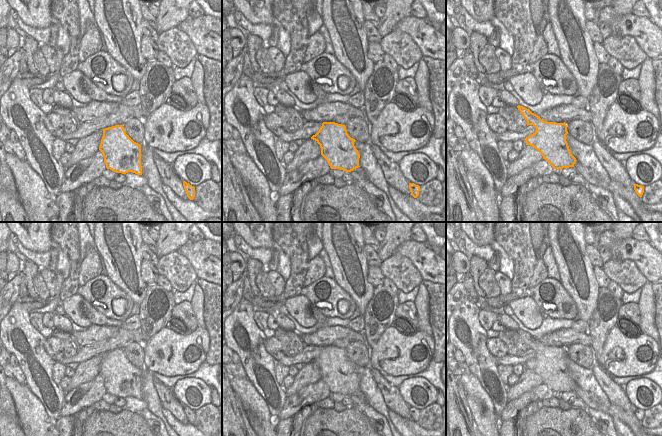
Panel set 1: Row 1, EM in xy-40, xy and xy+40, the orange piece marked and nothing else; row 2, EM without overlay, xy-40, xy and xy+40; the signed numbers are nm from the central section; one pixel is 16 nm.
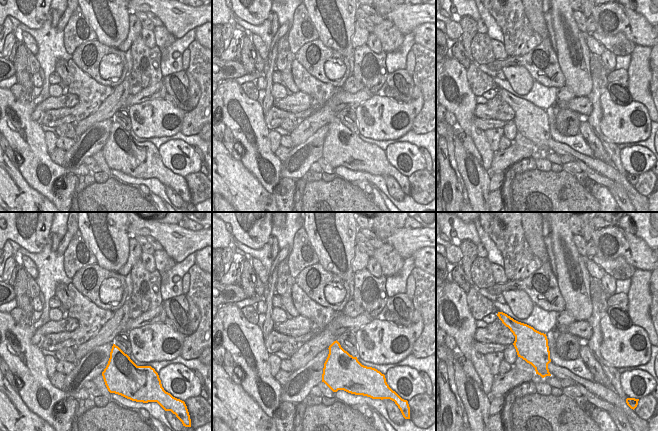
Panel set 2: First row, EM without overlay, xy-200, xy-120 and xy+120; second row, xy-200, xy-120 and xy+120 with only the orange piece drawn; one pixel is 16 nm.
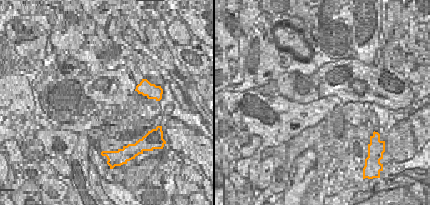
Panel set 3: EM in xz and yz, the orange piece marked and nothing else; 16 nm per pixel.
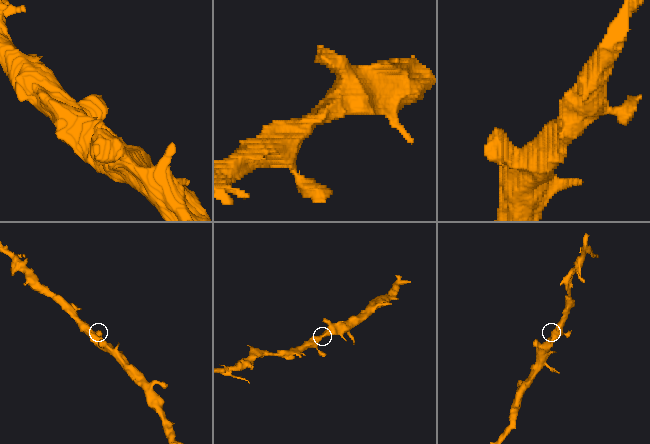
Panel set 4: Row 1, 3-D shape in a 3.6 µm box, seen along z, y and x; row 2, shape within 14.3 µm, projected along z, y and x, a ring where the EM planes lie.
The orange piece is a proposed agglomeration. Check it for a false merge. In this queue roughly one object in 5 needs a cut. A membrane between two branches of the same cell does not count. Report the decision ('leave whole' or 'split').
leave whole

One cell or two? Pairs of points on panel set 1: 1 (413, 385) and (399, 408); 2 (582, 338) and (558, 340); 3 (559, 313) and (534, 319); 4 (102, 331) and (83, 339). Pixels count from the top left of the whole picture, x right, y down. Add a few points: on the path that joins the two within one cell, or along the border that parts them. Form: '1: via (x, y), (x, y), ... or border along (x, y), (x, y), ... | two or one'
1: border along (397, 387), (401, 397), (410, 406) | two
2: via (576, 338), (564, 338) | one
3: border along (530, 297), (545, 315) | two
4: via (97, 333), (88, 337) | one

